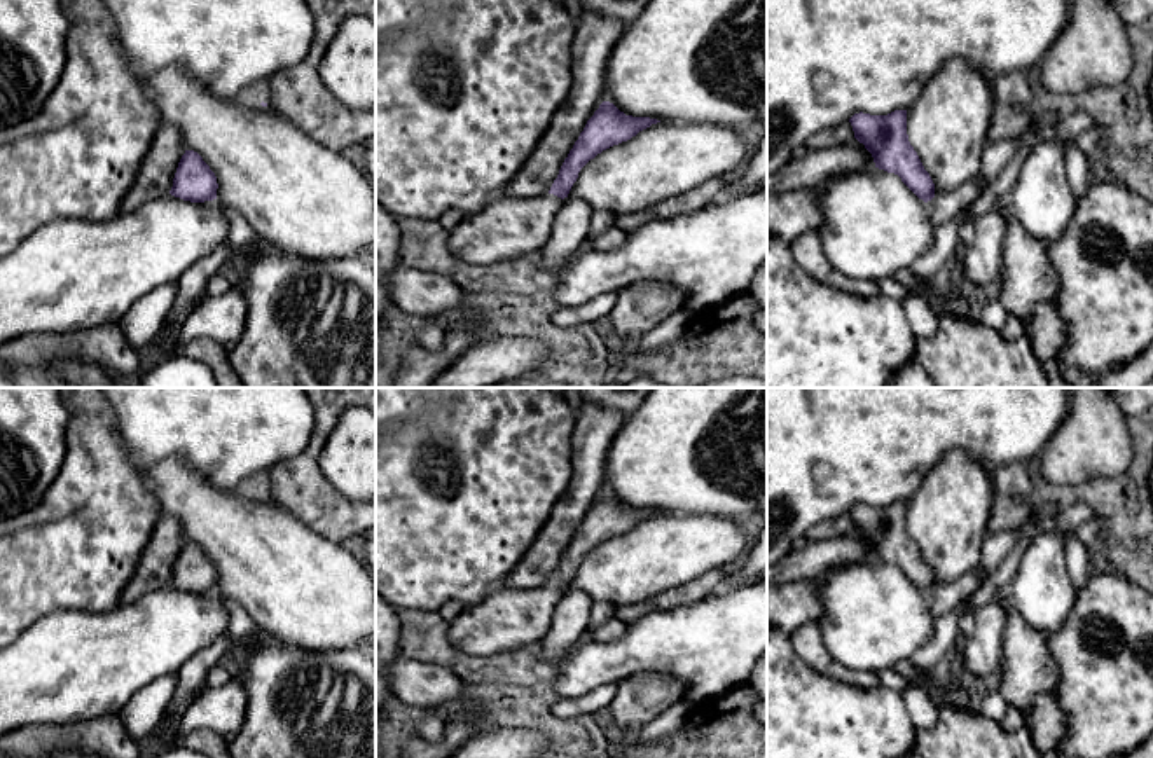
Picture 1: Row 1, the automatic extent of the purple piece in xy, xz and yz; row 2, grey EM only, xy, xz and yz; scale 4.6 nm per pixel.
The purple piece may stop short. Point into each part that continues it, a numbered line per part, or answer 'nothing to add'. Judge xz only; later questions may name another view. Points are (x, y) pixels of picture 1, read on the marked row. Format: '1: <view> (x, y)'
1: xz (509, 227)

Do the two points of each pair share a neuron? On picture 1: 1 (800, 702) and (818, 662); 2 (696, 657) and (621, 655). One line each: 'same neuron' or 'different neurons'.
1: different neurons
2: same neuron

